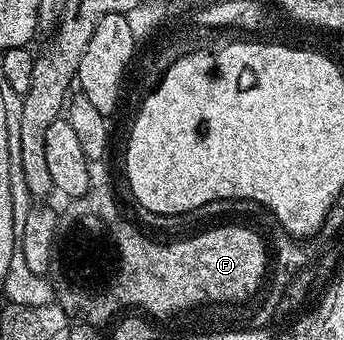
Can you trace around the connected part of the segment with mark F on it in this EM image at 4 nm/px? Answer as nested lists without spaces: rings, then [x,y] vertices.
[[[88,190],[91,198],[74,199],[79,204],[79,210],[91,210],[91,214],[95,214],[95,218],[99,218],[99,222],[107,222],[107,230],[111,230],[111,238],[115,238],[115,242],[119,242],[119,250],[123,250],[123,270],[119,270],[119,282],[115,282],[115,302],[130,302],[136,311],[142,312],[147,316],[156,314],[159,318],[171,318],[174,314],[183,314],[186,310],[195,310],[198,306],[223,306],[226,302],[247,302],[259,290],[259,285],[263,282],[263,277],[269,274],[269,246],[263,243],[263,238],[255,230],[250,230],[247,226],[215,226],[212,230],[208,228],[200,229],[195,232],[192,238],[183,238],[180,242],[154,242],[147,234],[142,234],[137,227],[134,226],[132,219],[124,214],[119,218],[120,214],[115,214],[116,206],[120,205],[120,199],[117,197],[116,191],[110,194],[93,194]]]

